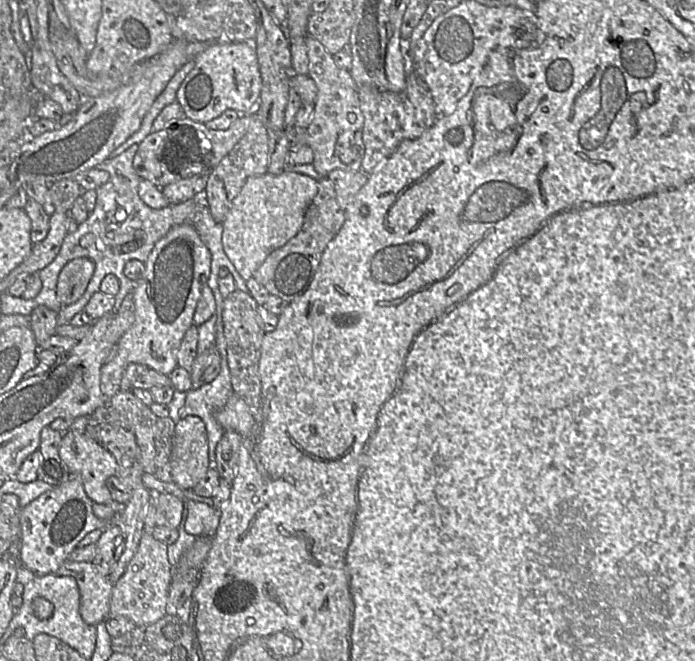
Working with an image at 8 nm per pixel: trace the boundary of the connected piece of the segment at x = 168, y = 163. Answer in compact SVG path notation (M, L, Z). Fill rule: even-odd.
M240 114L227 129L212 130L204 123L187 117L166 124L149 134L138 146L133 167L142 180L163 188L175 181L209 174L222 158L240 141L250 125L251 114Z

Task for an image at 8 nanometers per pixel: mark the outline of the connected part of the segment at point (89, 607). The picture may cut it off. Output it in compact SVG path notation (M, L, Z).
M67 559L54 574L75 578L80 593L79 612L87 624L97 625L109 617L113 585L93 562Z

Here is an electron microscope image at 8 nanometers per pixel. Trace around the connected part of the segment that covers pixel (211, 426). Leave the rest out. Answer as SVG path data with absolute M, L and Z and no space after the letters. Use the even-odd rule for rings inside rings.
M221 358L221 371L218 376L211 382L204 383L199 388L188 391L185 403L179 411L180 418L197 416L204 422L211 466L215 462L216 446L224 432L216 416L231 394L231 375L227 358Z

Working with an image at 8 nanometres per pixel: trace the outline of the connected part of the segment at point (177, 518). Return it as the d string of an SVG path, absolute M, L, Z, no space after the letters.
M154 494L145 519L145 531L157 526L177 528L183 519L184 503L178 497L169 494Z

